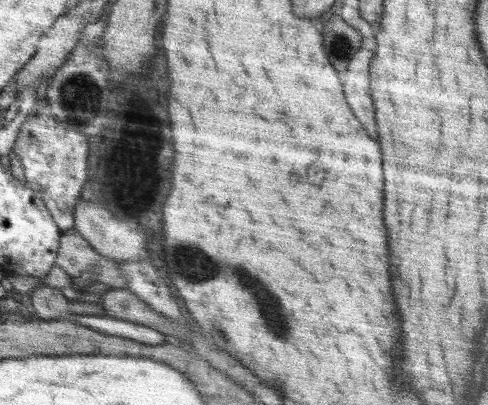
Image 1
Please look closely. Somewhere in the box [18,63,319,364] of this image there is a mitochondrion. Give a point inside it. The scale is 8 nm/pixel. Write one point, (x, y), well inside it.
(193, 264)

